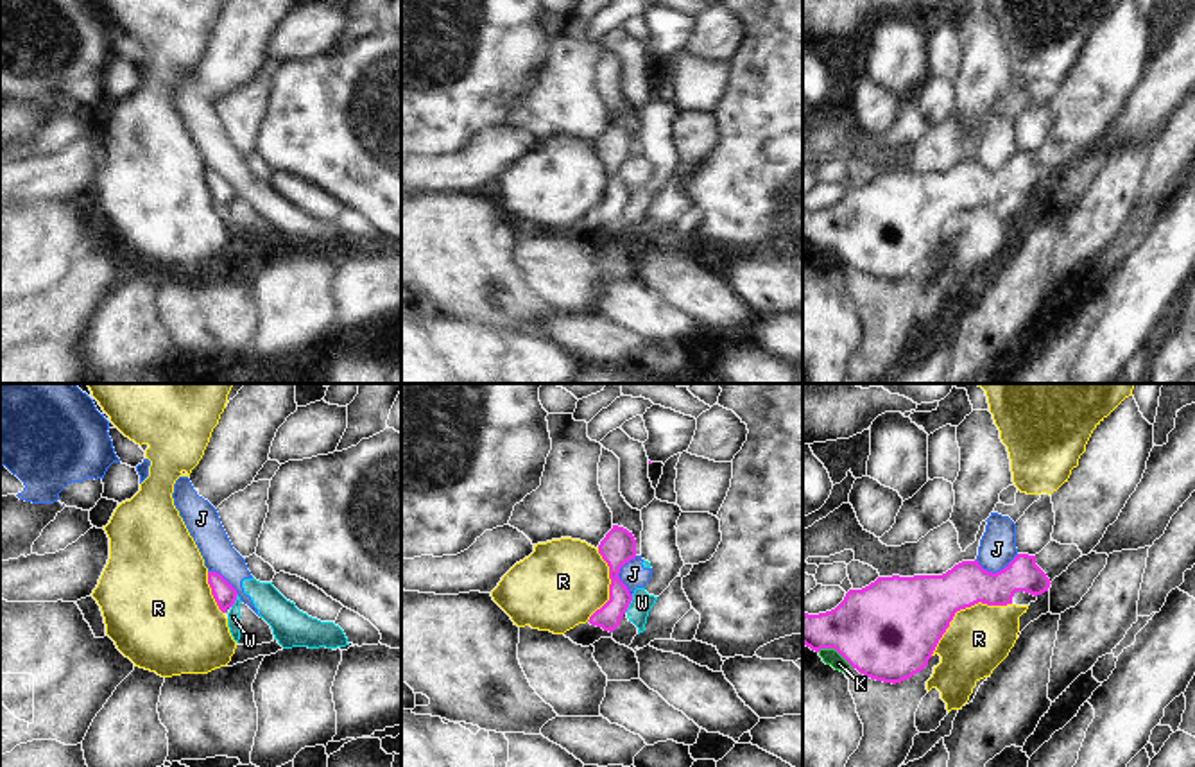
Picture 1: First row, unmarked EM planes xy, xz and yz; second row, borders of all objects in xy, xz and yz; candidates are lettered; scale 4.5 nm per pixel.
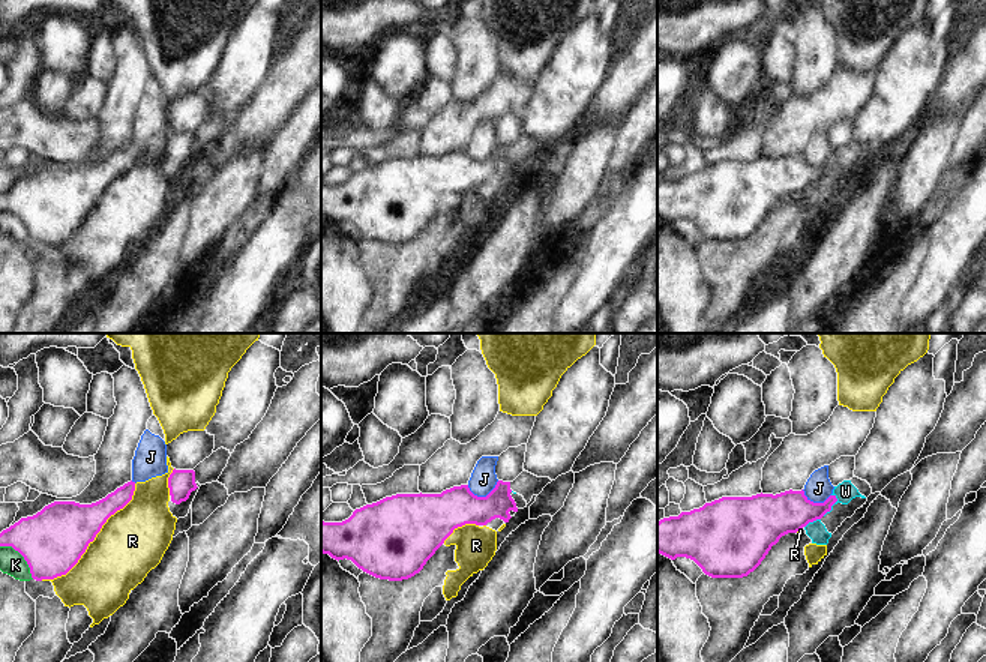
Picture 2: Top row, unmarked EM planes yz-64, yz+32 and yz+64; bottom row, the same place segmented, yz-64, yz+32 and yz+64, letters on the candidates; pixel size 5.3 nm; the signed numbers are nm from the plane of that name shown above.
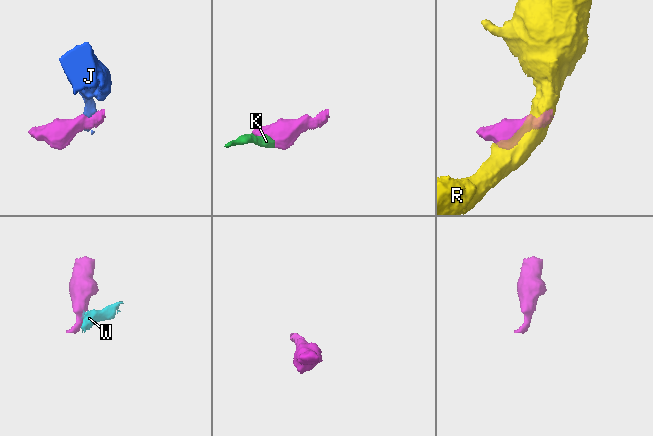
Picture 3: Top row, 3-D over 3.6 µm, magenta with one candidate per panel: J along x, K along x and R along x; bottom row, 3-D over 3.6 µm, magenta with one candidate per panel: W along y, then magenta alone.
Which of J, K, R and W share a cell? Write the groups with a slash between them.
J W / K / R

